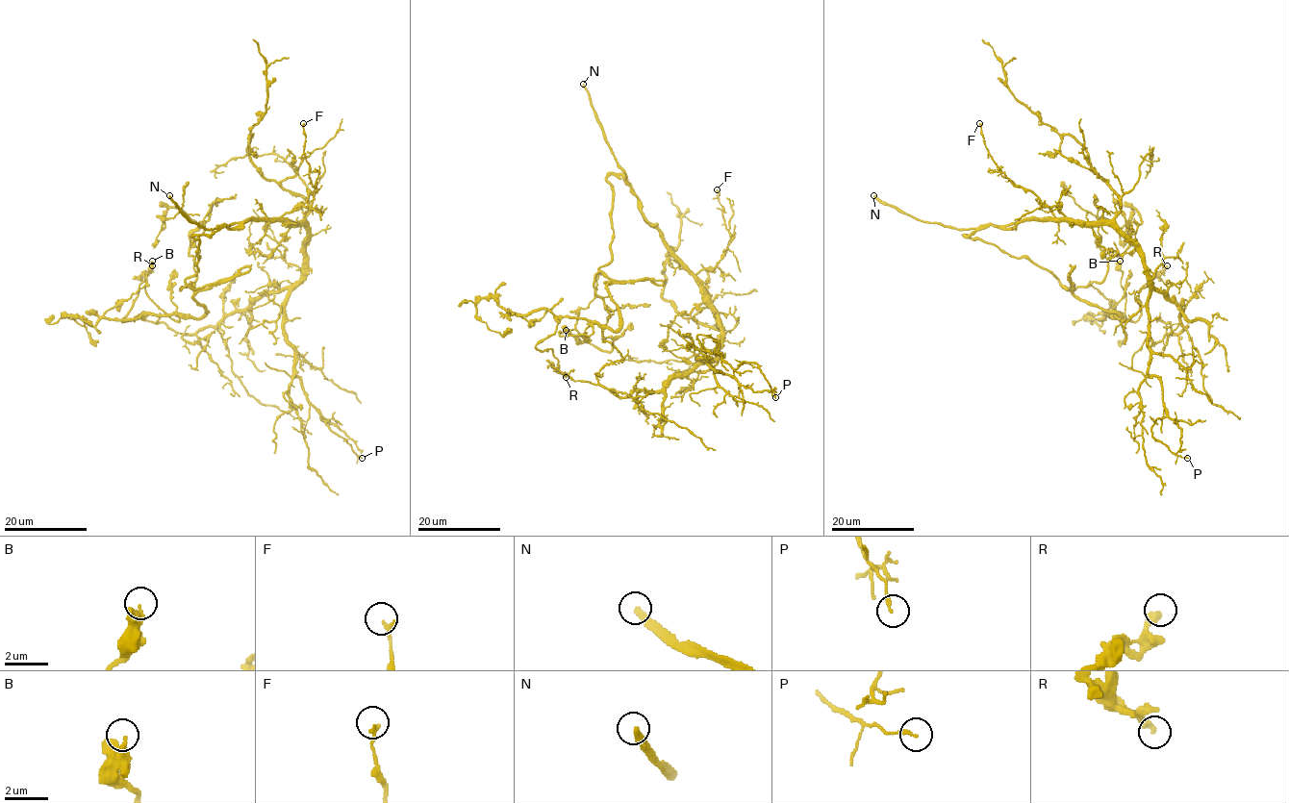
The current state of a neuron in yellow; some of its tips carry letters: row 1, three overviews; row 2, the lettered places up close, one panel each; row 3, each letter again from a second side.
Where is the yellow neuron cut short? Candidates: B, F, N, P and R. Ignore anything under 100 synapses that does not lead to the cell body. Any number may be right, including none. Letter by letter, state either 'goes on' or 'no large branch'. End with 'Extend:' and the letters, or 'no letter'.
B: no large branch
F: no large branch
N: goes on
P: no large branch
R: no large branch
Extend: N

